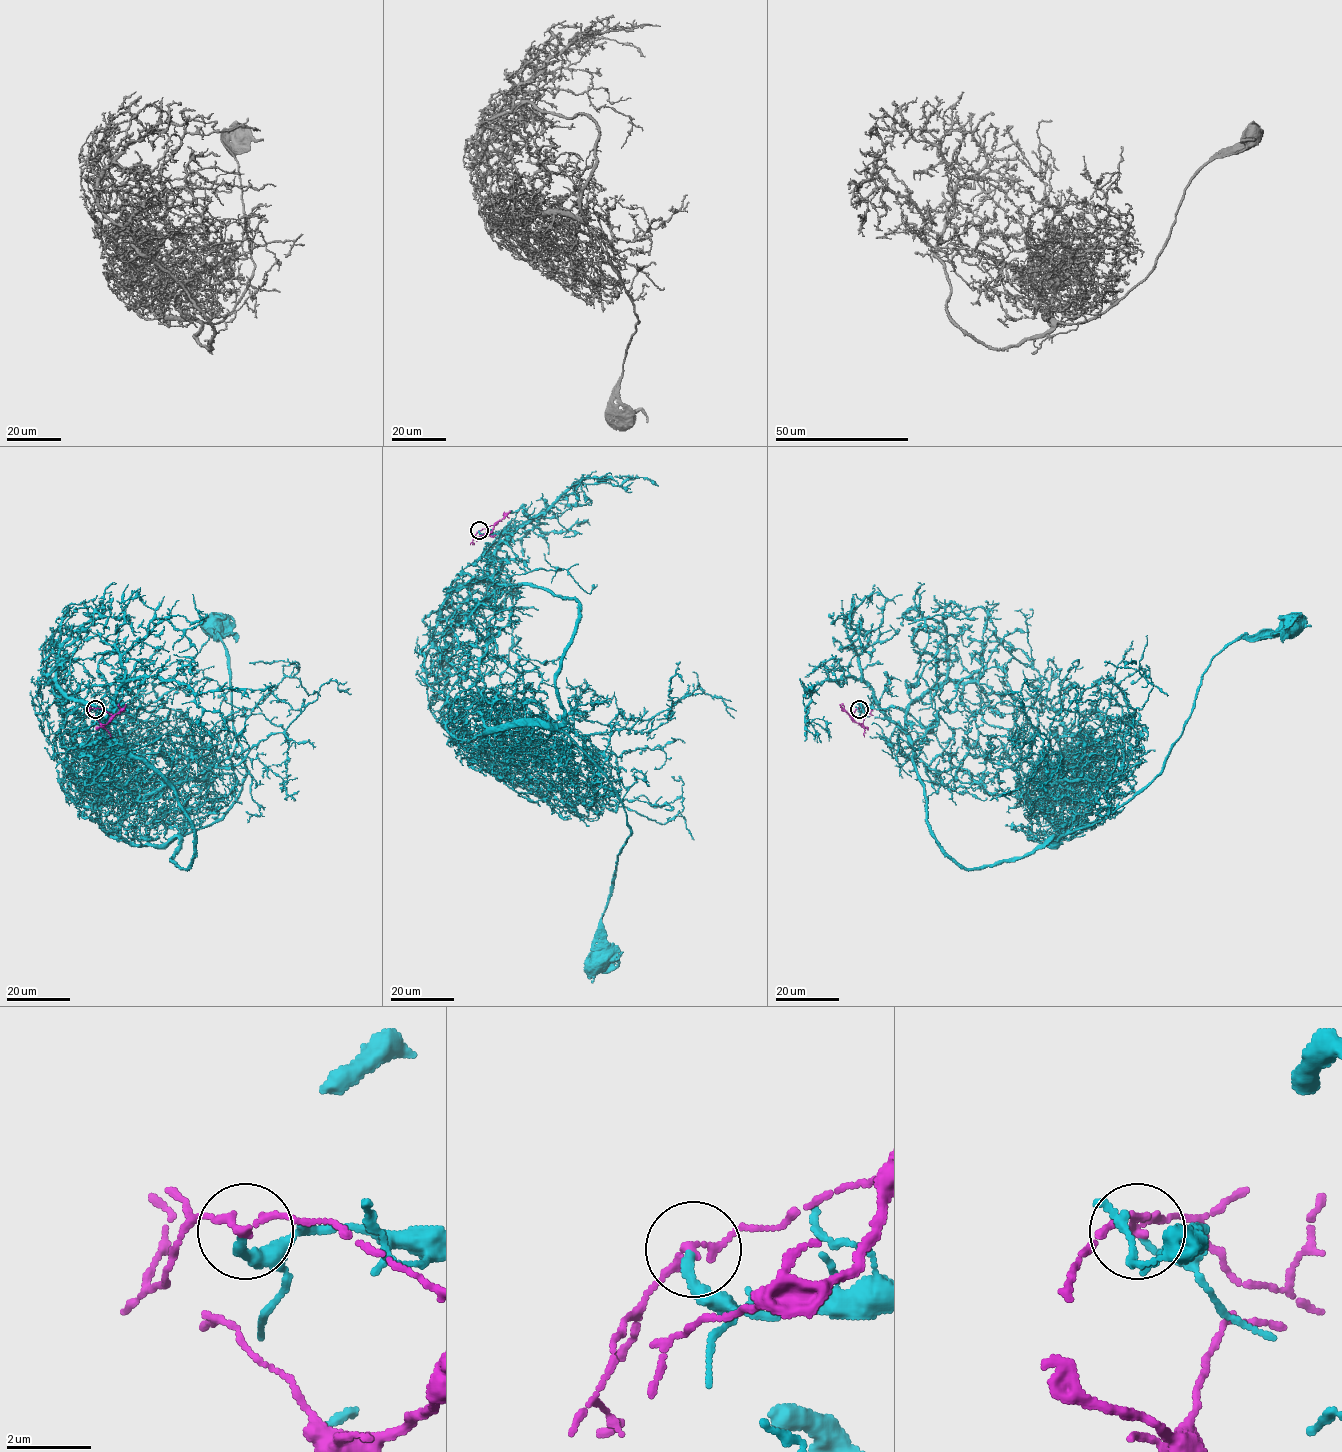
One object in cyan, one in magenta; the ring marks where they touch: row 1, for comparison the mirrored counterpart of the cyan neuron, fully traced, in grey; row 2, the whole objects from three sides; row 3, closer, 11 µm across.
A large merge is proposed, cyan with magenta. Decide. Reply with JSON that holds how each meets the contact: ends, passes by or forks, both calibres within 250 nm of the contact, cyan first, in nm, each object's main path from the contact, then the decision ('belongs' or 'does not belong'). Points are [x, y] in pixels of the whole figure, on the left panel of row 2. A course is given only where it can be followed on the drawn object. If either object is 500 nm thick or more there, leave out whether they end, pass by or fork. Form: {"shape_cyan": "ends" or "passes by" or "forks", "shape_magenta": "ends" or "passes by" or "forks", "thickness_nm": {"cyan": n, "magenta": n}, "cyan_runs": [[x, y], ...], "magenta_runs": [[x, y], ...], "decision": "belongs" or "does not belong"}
{"shape_cyan": "ends", "shape_magenta": "passes by", "thickness_nm": {"cyan": 190, "magenta": 170}, "cyan_runs": [[95, 709], [117, 707], [103, 829], [164, 845], [218, 821], [246, 764], [213, 627]], "magenta_runs": [[95, 709], [102, 708], [111, 715], [111, 719], [103, 724], [91, 716]], "decision": "belongs"}

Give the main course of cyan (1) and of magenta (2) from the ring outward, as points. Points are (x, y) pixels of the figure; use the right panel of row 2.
1: (859, 709), (874, 703), (938, 773), (1018, 788), (1054, 845), (1160, 774), (1210, 661), (1286, 627)
2: (858, 709), (852, 715), (860, 724), (864, 717), (870, 716)

